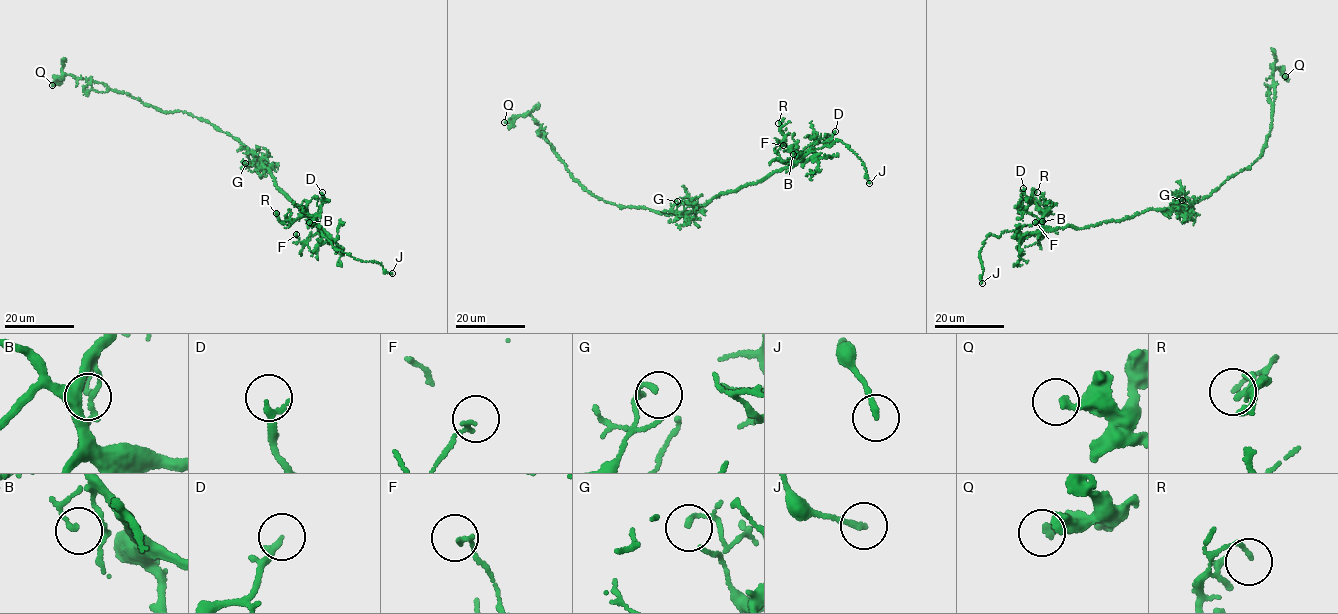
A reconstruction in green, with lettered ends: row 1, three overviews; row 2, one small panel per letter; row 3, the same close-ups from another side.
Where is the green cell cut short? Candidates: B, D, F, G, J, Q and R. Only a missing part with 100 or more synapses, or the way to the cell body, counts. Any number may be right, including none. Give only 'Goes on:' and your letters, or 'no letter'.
Goes on: J

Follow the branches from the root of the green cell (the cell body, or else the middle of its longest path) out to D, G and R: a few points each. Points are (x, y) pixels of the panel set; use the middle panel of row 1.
D: (692, 210), (721, 194), (756, 184), (786, 168), (815, 140), (824, 142), (835, 131)
G: (692, 210), (677, 214), (672, 210), (677, 201)
R: (692, 210), (722, 194), (756, 184), (797, 160), (797, 154), (785, 145), (780, 130), (782, 121), (778, 123)

